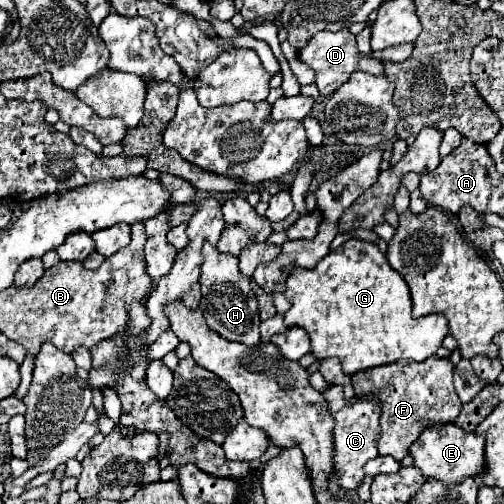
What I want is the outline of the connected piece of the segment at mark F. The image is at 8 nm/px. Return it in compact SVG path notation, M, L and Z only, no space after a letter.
M428 357L422 363L396 361L384 367L373 367L352 375L352 385L357 397L374 395L380 400L380 435L376 441L380 455L390 455L396 461L408 455L410 445L424 427L434 423L450 423L458 417L462 401L452 385L454 365L450 359Z

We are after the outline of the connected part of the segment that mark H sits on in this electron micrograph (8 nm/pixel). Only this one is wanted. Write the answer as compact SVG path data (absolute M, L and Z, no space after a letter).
M204 241L202 247L204 263L200 267L200 287L202 287L202 299L200 309L204 313L204 319L210 329L214 329L218 335L222 335L228 341L238 341L244 345L256 345L260 343L258 337L258 303L254 297L254 291L250 287L250 279L240 273L238 259L226 253L220 253L214 245Z

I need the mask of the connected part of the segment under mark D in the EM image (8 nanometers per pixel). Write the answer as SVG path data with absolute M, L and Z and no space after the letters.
M340 29L336 33L332 33L332 31L316 33L308 41L306 49L298 51L298 59L302 63L306 63L310 69L314 69L314 73L316 73L316 87L318 87L320 95L330 95L332 91L336 91L342 83L348 81L350 73L354 73L354 71L366 71L366 73L374 73L374 75L384 75L382 61L360 57L358 49L356 49L356 39L354 39L354 35L348 29Z

